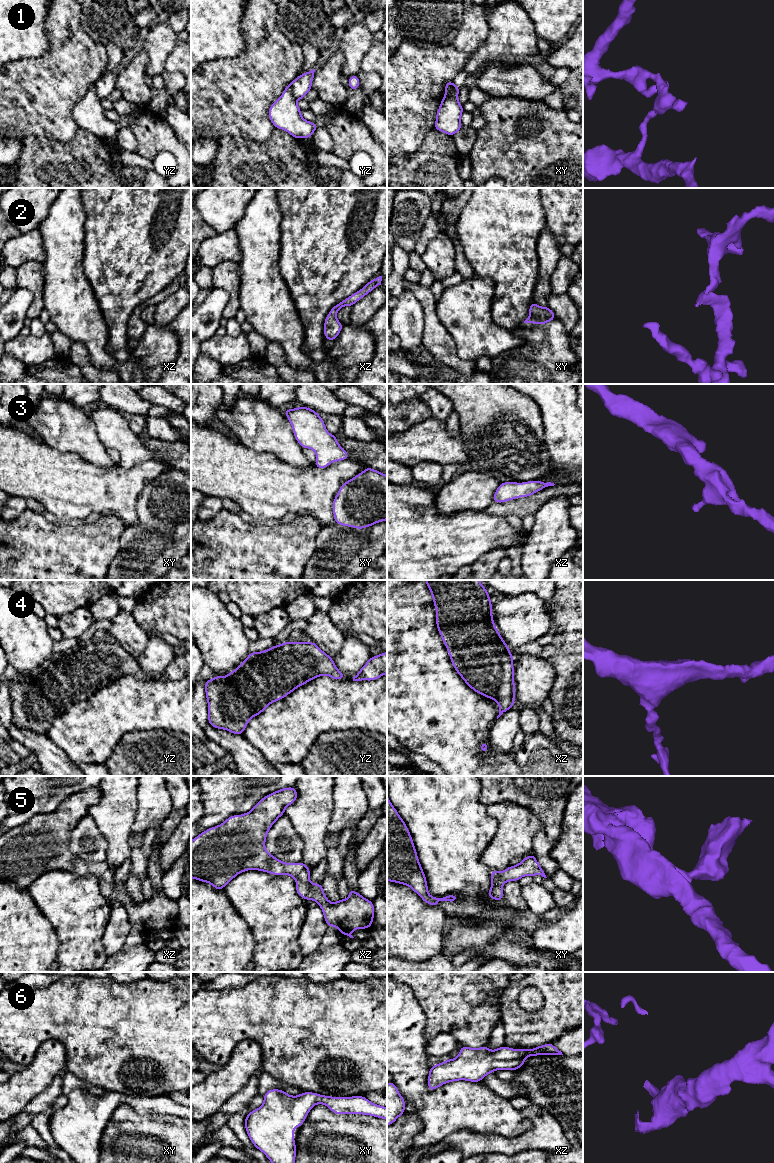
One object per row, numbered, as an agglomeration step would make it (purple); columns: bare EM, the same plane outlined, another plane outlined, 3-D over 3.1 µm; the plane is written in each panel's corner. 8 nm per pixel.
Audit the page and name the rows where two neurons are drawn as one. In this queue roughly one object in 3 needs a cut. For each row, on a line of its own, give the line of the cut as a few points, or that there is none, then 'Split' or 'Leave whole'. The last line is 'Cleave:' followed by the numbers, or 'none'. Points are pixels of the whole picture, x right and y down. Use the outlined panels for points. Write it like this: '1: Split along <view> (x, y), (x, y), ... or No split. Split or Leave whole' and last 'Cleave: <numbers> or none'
1: Split along xy (454, 85), (451, 93), (444, 97). Split
2: No split. Leave whole
3: No split. Leave whole
4: No split. Leave whole
5: No split. Leave whole
6: No split. Leave whole
Cleave: 1

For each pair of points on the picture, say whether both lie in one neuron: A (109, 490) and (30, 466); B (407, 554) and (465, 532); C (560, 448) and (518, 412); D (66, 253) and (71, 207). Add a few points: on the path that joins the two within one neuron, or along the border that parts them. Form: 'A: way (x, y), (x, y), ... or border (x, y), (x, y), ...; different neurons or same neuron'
A: way (89, 489), (72, 489), (50, 477); same neuron
B: way (421, 544), (447, 543), (451, 541); same neuron
C: border (540, 412), (543, 418), (544, 440), (550, 458); different neurons
D: way (66, 242), (66, 218); same neuron

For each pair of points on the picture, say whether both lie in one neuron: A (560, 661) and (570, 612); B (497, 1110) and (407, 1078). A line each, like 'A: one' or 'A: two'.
A: one
B: one

